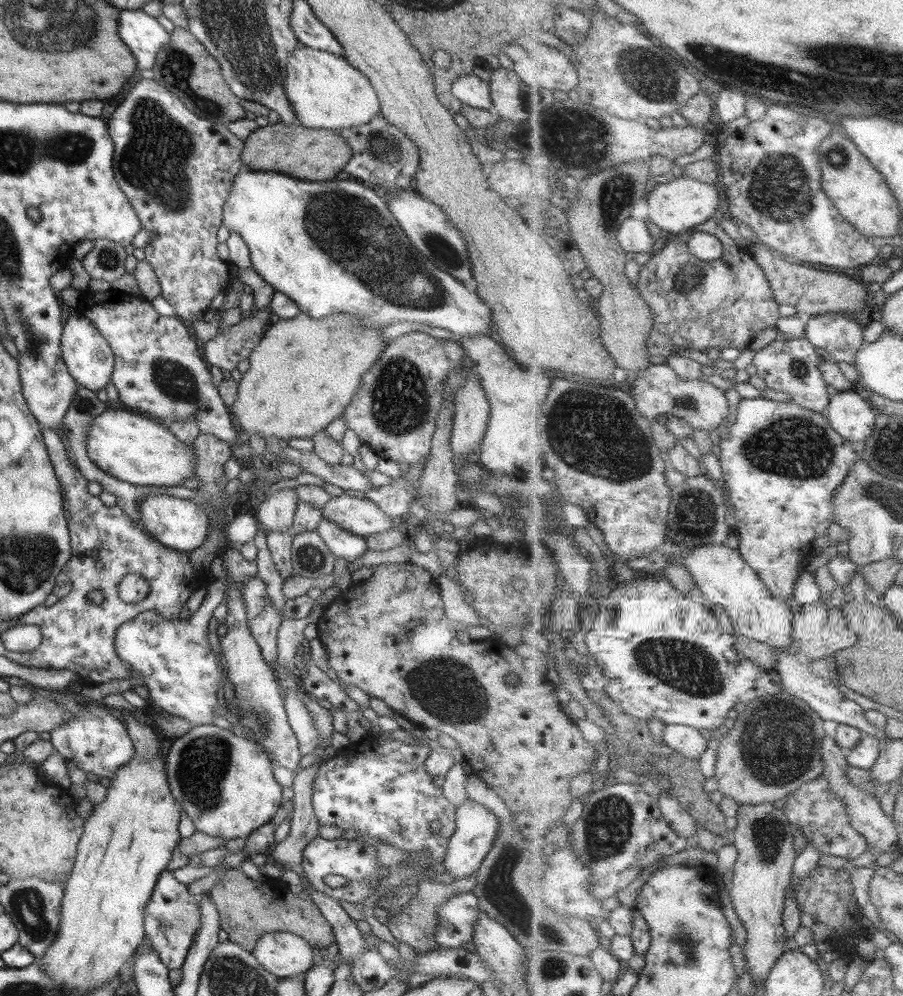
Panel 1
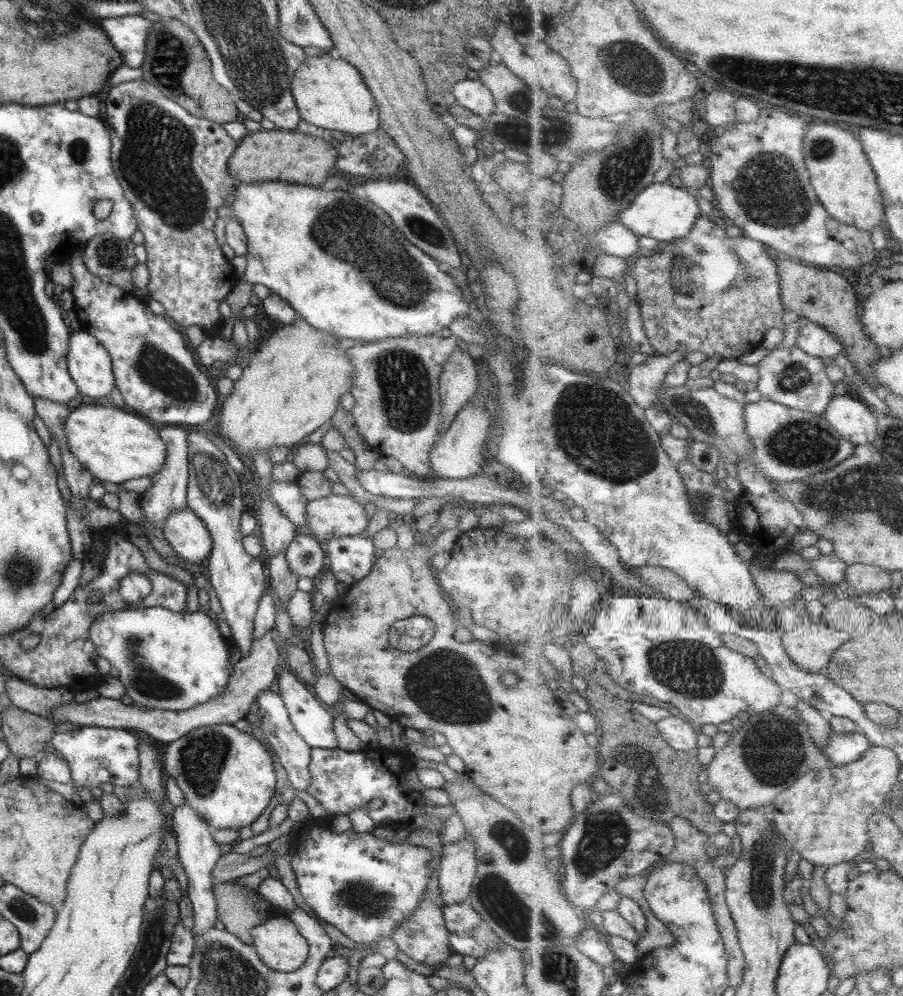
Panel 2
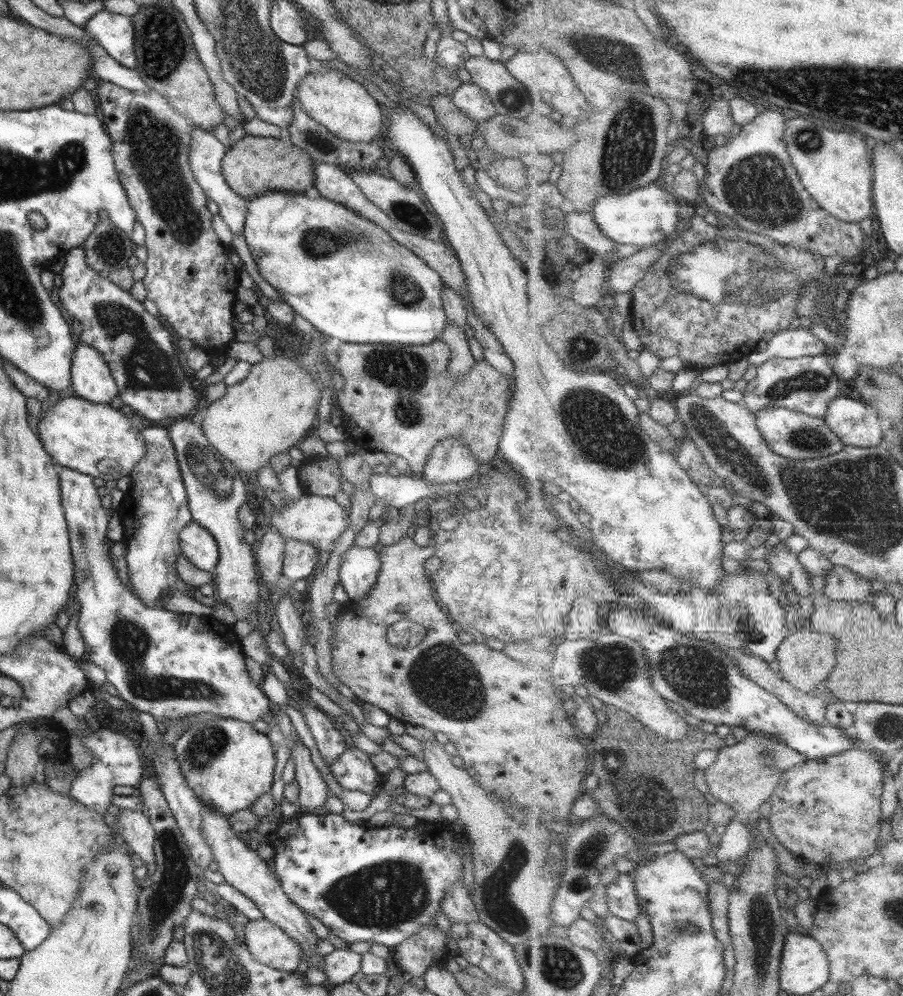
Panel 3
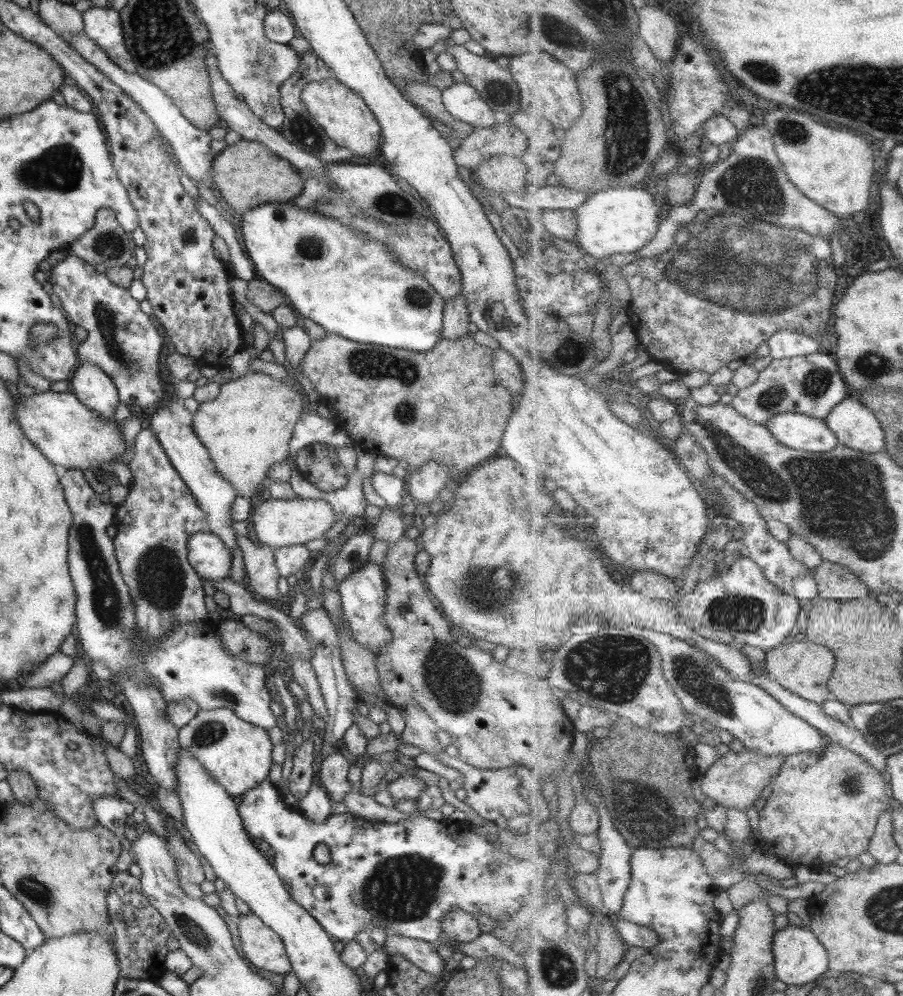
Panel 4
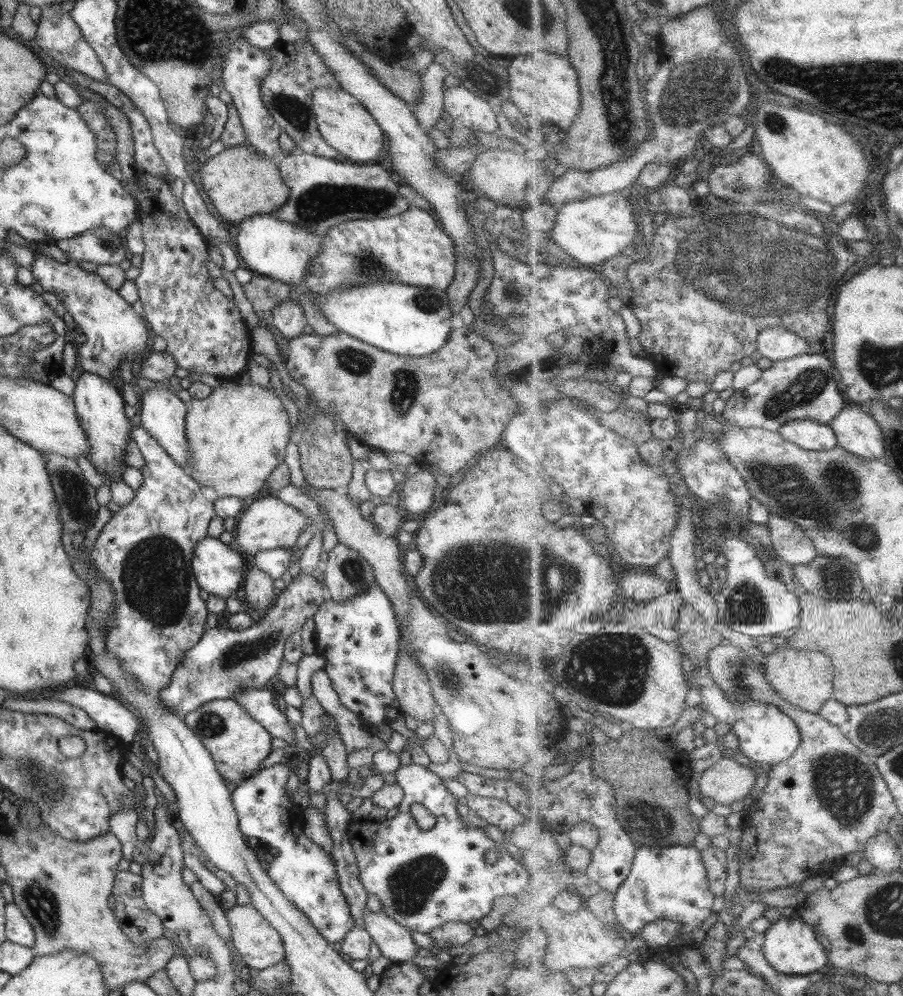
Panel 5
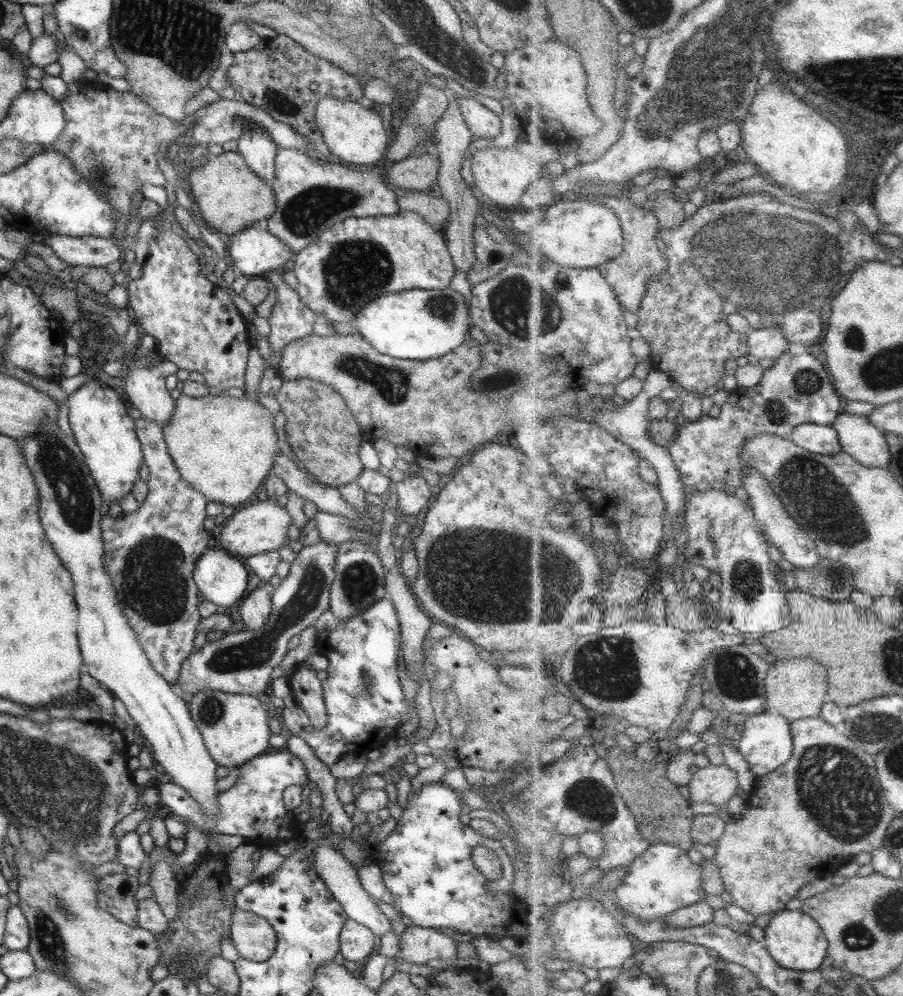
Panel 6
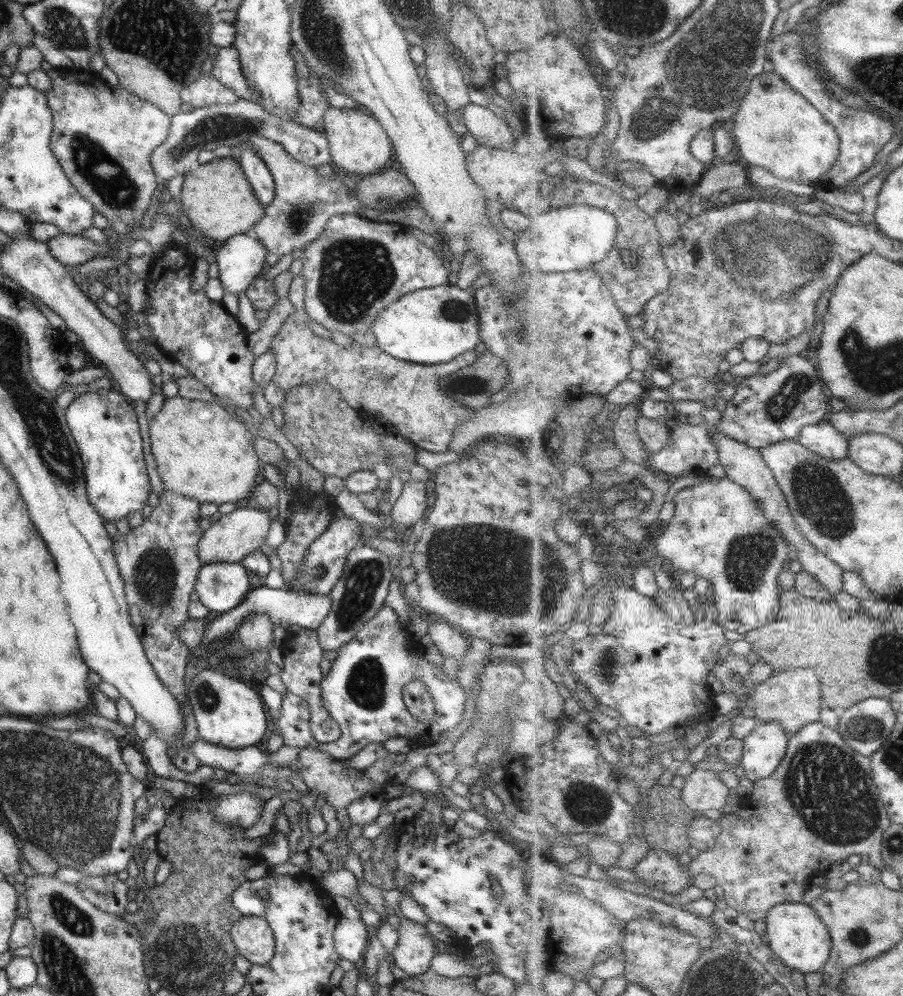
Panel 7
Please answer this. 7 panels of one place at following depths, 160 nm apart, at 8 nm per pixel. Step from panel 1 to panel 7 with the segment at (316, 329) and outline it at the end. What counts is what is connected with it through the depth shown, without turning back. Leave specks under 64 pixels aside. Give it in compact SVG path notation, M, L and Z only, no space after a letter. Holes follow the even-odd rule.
M179 396L165 398L162 407L148 420L148 433L151 456L155 460L155 470L164 490L198 503L210 502L218 506L225 502L235 503L241 498L247 499L260 479L261 463L251 446L251 433L238 419L228 414L227 407L214 401L205 402Z

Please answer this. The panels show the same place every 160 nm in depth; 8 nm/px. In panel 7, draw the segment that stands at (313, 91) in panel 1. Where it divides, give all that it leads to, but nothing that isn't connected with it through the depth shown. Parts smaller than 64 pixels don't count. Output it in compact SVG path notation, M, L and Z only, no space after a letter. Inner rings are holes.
M329 106L322 116L324 135L328 140L330 163L337 166L340 173L353 172L359 177L383 171L385 162L391 158L391 143L379 123L357 108L337 109Z

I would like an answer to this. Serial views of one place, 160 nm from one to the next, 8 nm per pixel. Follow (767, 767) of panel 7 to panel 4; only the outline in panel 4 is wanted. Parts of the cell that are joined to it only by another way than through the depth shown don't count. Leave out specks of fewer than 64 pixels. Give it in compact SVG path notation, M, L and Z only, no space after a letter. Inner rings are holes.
M647 632L647 638L664 658L664 675L681 699L684 710L697 714L715 728L728 731L745 748L765 756L795 755L813 752L823 756L829 740L812 723L787 710L767 690L735 678L713 655L697 645L663 632Z

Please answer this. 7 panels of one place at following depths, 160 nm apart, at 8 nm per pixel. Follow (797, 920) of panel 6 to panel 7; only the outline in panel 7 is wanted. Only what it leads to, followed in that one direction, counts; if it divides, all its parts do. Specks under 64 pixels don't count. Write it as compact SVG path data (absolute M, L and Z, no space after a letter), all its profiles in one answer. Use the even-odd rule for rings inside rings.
M783 903L775 905L767 915L766 941L775 954L795 970L823 973L832 953L832 936L828 926L817 911L806 903Z

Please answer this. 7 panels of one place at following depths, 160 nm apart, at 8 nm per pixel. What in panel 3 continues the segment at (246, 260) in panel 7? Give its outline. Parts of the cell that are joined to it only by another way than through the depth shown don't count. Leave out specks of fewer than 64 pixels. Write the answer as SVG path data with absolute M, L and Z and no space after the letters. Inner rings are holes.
M267 191L247 200L246 213L242 234L245 238L251 259L257 266L257 272L261 278L271 286L283 303L286 303L297 315L305 319L309 324L330 338L337 338L341 342L351 344L401 344L401 345L425 345L440 338L442 329L445 326L446 315L443 313L441 303L441 278L423 261L407 251L405 247L395 243L389 235L375 226L372 222L361 218L358 214L351 212L342 204L331 202L320 195L314 199L305 197L303 193Z

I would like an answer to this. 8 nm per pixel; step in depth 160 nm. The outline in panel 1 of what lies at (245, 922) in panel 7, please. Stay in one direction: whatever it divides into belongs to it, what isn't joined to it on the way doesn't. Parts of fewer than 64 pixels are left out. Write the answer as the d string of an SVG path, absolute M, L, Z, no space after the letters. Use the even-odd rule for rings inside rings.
M285 931L263 933L250 952L274 977L304 973L311 967L312 948L300 936Z

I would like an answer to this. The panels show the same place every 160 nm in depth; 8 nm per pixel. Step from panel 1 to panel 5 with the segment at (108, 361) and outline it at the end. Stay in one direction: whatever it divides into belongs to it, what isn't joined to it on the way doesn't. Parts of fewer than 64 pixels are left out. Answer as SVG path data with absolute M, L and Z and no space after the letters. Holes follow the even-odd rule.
M83 372L75 382L72 401L79 426L85 433L90 464L108 483L118 480L122 476L122 469L127 466L123 459L132 429L129 415L124 413L119 384L112 384L95 374Z

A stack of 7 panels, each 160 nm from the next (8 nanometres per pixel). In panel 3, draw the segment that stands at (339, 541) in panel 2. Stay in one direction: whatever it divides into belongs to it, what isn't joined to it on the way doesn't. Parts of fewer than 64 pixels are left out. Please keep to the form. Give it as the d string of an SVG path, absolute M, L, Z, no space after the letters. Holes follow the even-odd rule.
M353 546L342 556L338 575L341 588L348 600L357 602L374 586L380 567L380 558L373 548Z

